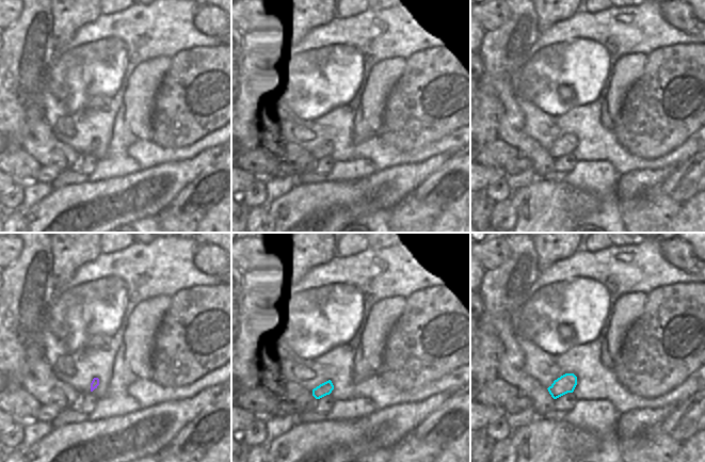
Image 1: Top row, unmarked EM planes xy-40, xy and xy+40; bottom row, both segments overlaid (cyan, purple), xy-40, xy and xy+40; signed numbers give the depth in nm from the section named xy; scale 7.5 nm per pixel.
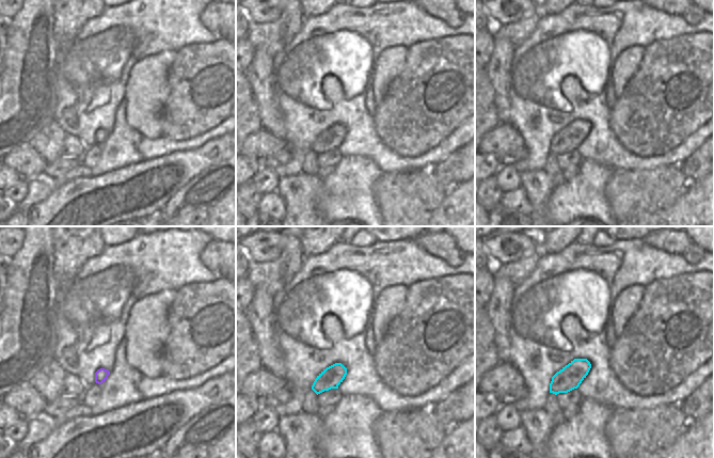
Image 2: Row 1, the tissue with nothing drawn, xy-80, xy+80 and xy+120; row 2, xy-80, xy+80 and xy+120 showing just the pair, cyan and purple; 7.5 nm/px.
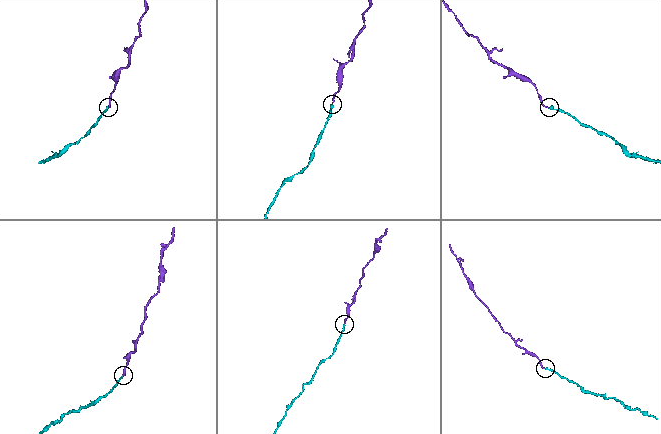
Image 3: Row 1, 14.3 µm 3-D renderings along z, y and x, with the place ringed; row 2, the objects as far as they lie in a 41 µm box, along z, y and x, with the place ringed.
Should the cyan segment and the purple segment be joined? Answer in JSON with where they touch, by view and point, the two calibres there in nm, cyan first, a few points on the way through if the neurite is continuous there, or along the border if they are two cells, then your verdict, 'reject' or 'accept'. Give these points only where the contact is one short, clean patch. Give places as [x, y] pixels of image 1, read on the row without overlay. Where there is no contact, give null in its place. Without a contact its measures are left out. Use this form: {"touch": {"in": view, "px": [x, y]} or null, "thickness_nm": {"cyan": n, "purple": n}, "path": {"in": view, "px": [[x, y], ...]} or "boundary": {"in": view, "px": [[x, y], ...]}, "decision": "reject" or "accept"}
{"touch": null, "decision": "accept"}

